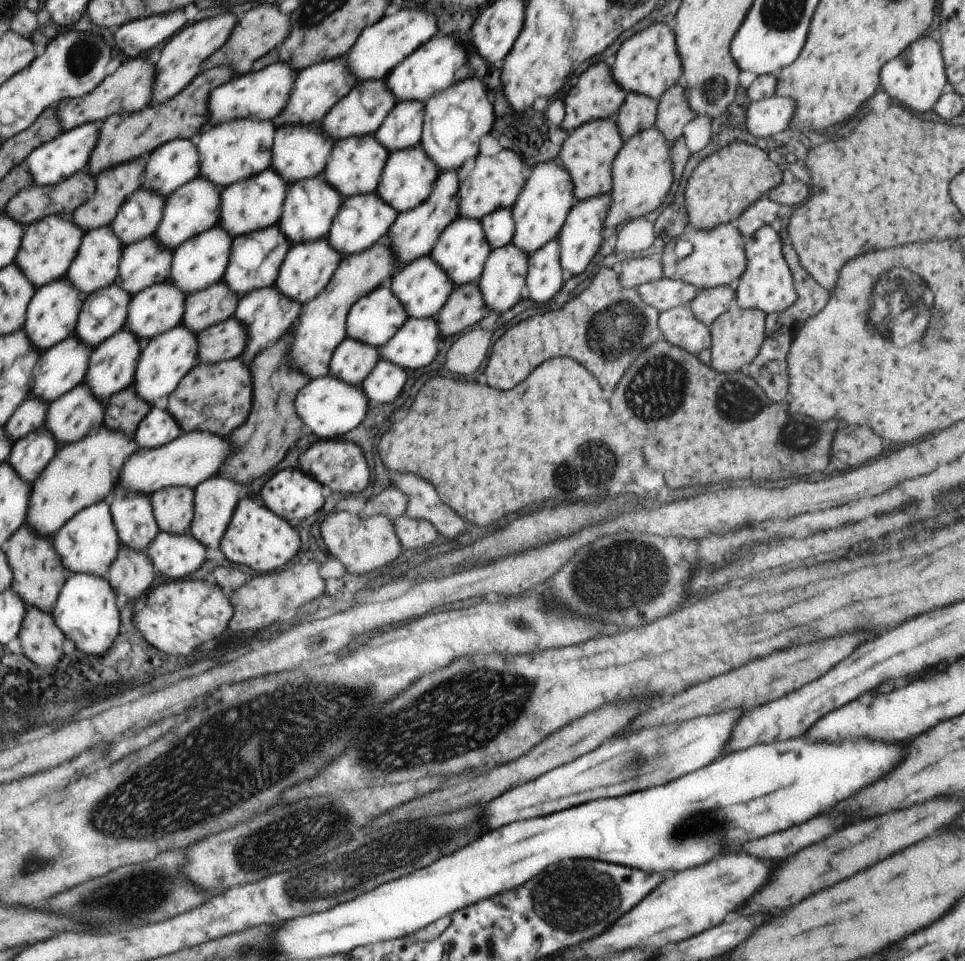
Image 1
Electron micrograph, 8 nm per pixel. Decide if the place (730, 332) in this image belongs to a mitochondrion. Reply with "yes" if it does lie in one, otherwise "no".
no

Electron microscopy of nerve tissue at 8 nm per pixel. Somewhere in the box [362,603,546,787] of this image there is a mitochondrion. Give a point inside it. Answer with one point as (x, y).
(523, 625)

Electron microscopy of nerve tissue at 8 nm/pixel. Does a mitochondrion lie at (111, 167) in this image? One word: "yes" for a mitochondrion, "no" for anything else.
no

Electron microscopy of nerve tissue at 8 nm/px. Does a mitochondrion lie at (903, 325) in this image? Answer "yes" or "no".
yes

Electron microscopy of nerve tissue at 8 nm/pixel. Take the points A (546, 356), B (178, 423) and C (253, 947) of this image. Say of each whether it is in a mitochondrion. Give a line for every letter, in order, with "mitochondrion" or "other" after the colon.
A: other
B: other
C: mitochondrion

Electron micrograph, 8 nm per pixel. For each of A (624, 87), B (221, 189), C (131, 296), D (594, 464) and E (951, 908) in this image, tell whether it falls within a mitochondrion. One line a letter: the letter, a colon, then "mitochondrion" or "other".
A: other
B: other
C: other
D: mitochondrion
E: other

